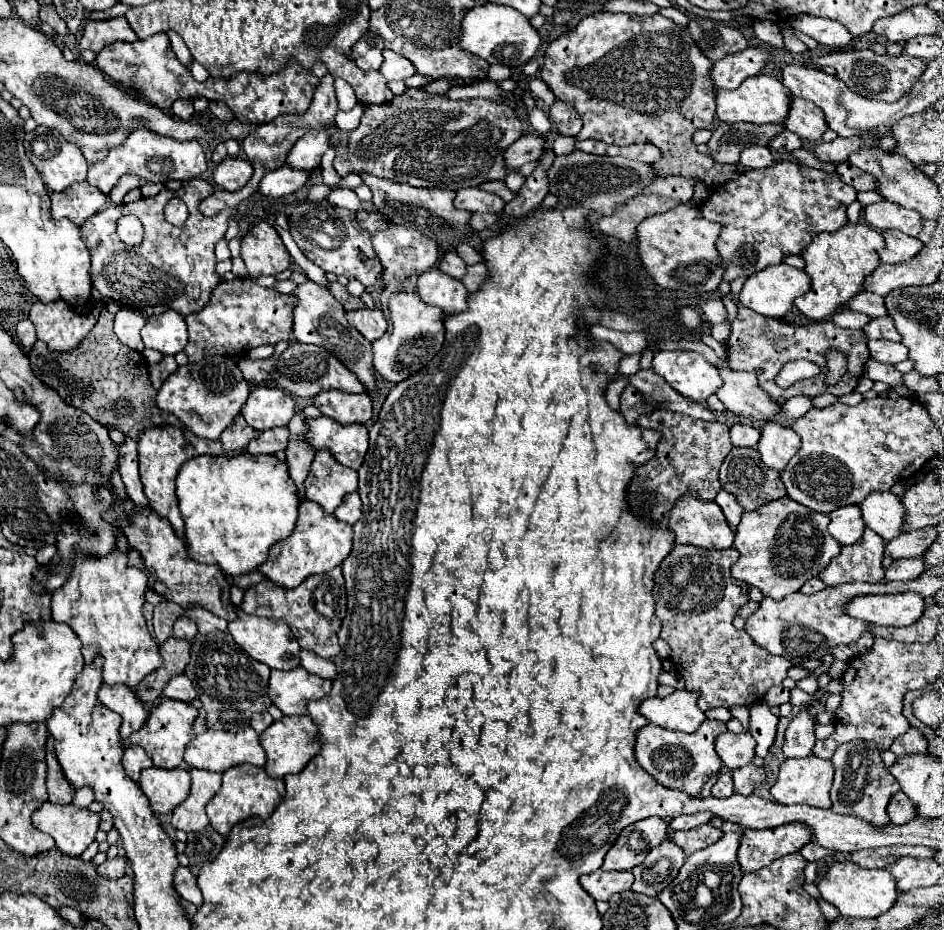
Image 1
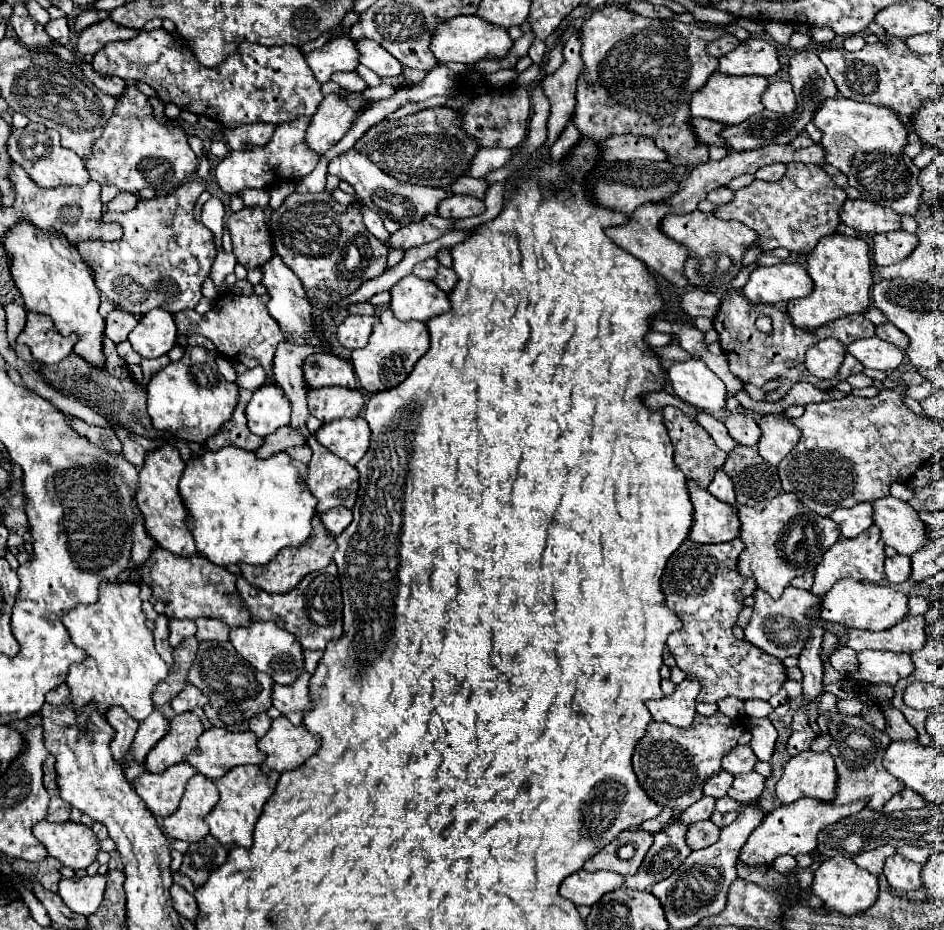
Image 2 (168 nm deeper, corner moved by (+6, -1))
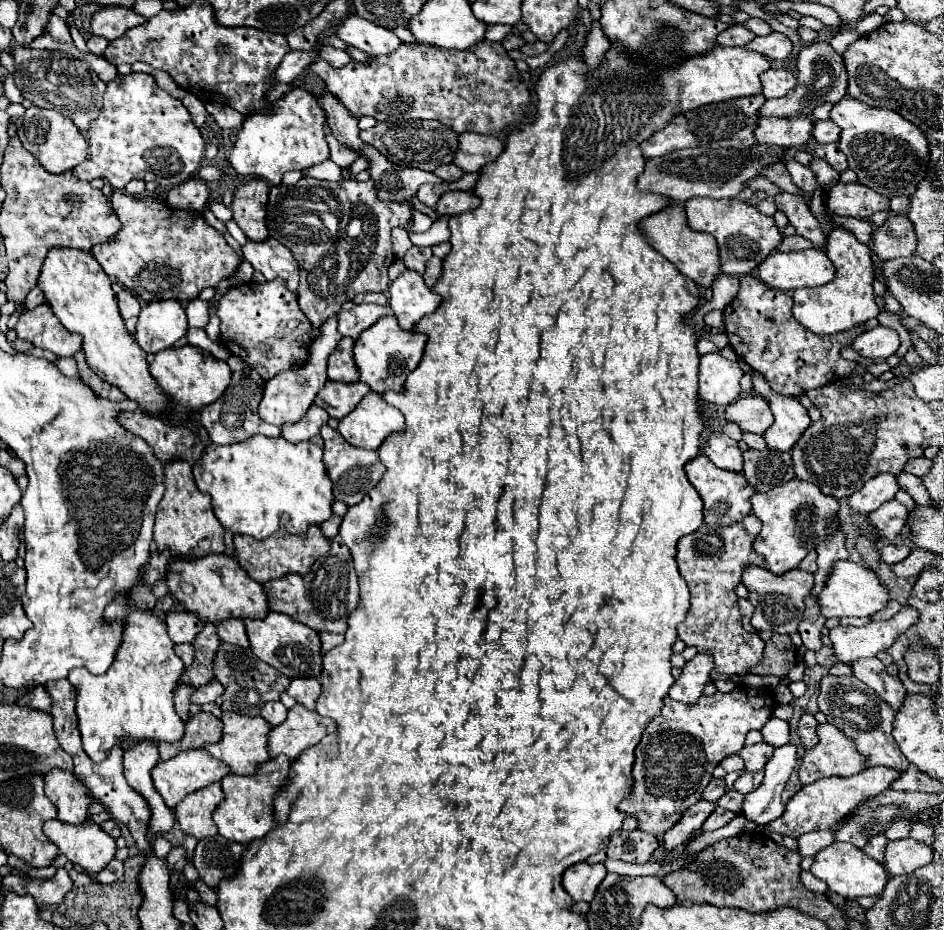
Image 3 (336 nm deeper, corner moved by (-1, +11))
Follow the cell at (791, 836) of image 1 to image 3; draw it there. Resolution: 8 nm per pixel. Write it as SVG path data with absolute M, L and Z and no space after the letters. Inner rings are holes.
M866 768L866 770L862 770L862 772L858 772L856 776L850 776L850 778L838 778L838 776L836 778L822 778L814 784L802 786L802 790L796 792L788 800L784 814L780 818L772 820L766 826L766 830L778 832L778 834L790 836L790 838L800 838L806 832L830 828L830 826L838 824L846 814L850 814L858 806L866 804L870 798L884 792L890 786L890 782L896 780L896 776L900 776L900 772L896 772L892 768Z

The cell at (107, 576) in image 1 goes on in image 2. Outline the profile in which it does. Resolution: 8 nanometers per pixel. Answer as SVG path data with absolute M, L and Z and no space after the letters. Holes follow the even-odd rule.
M103 582L95 604L79 604L65 614L63 620L73 644L87 652L87 660L69 668L65 678L73 698L71 704L75 704L77 712L95 706L95 710L105 716L109 708L119 706L133 716L133 720L143 722L155 710L151 694L155 684L169 676L169 666L155 652L153 632L147 628L147 618L141 610L139 586L133 582Z

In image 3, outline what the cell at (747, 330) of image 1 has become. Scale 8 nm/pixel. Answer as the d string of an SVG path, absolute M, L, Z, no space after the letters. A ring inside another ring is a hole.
M740 276L738 296L724 308L724 326L732 350L756 372L760 372L774 392L784 396L806 394L812 388L844 380L854 372L858 362L844 360L840 350L850 346L864 332L864 324L836 334L812 334L792 316L792 296L772 290L758 278Z

